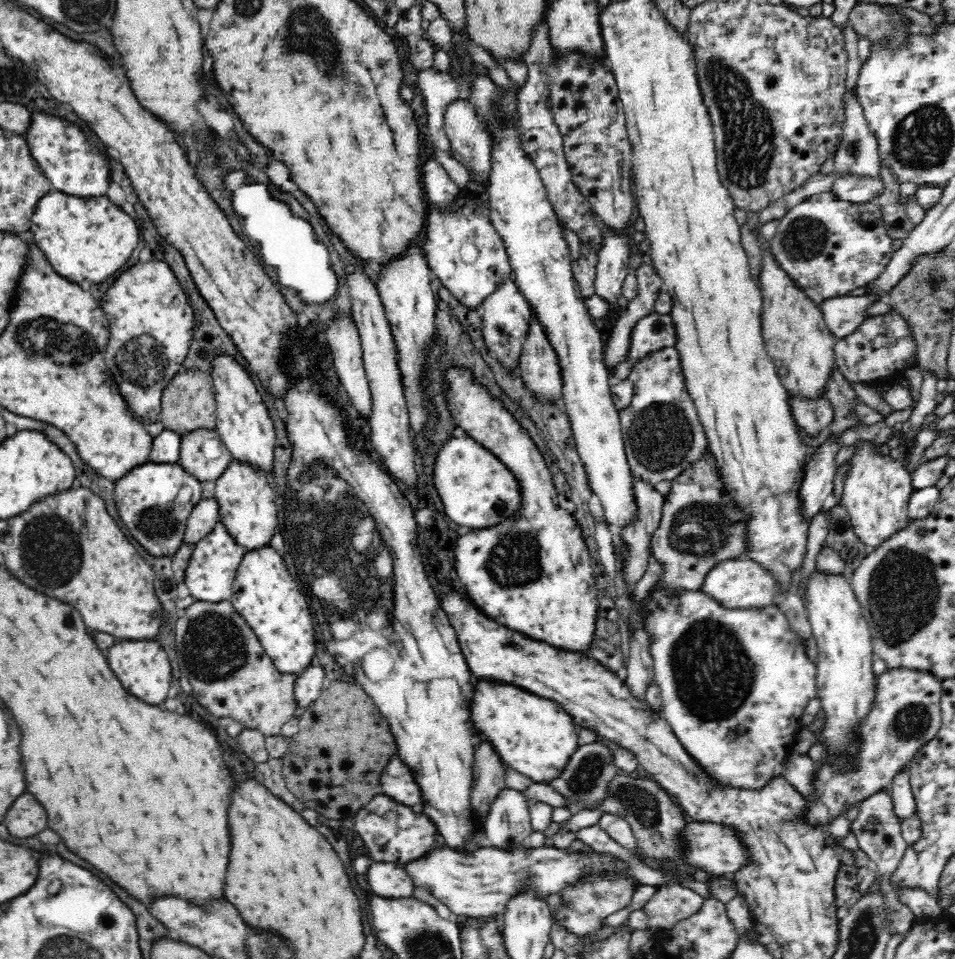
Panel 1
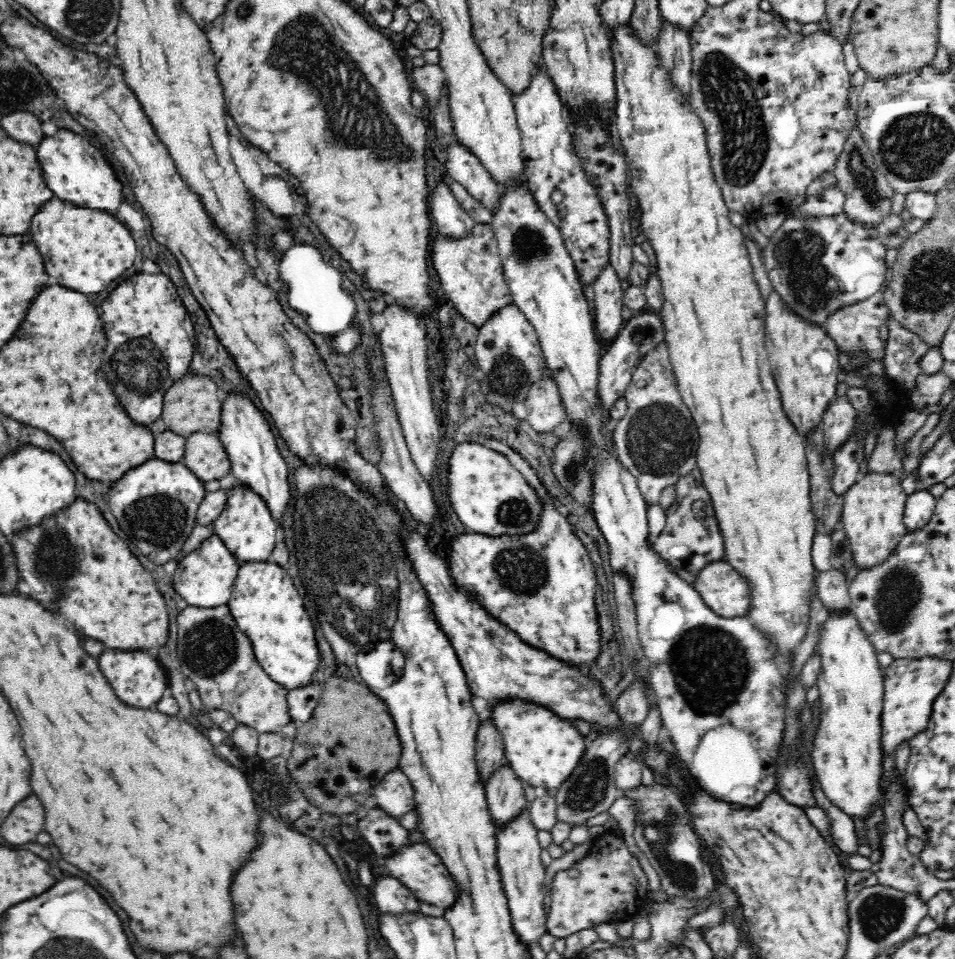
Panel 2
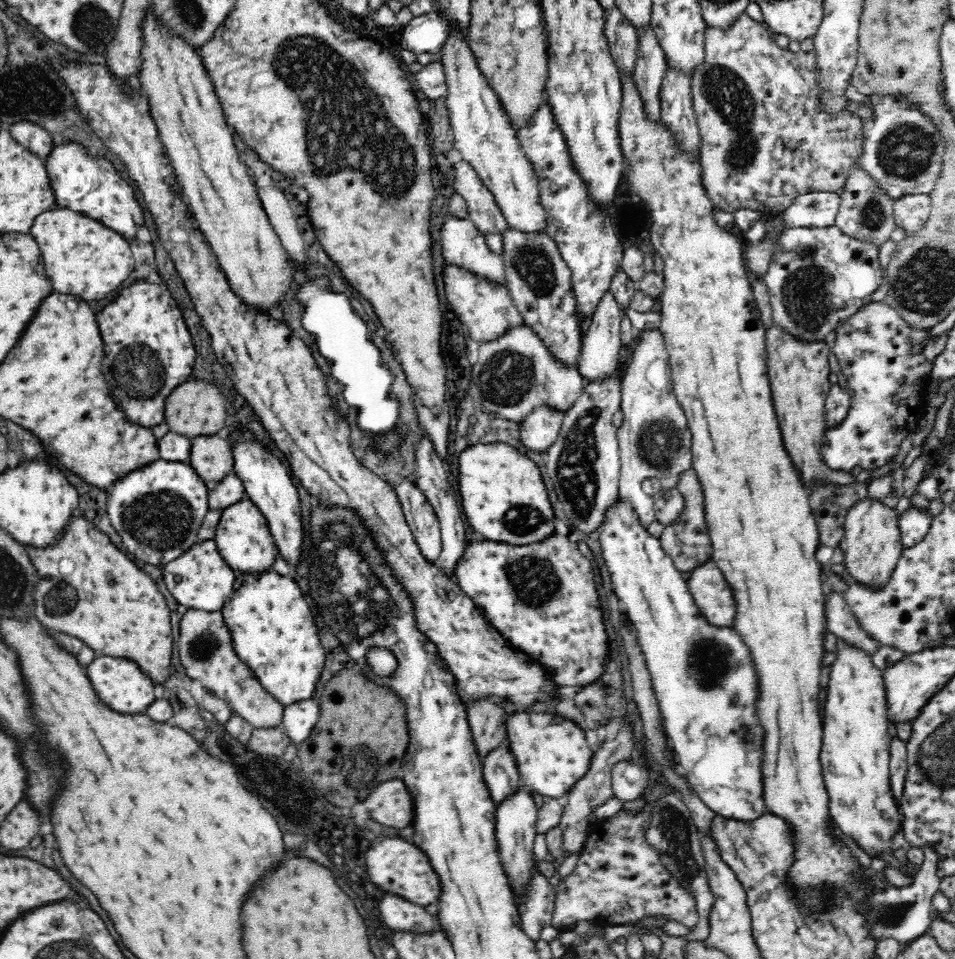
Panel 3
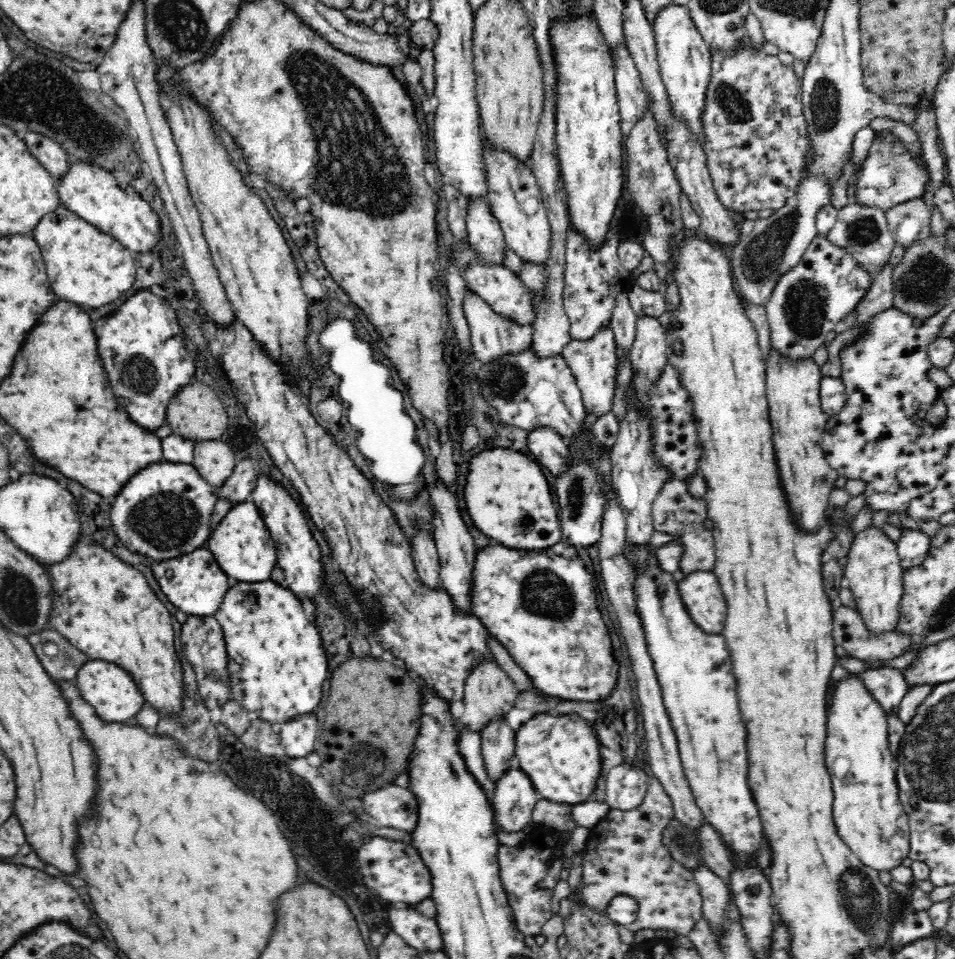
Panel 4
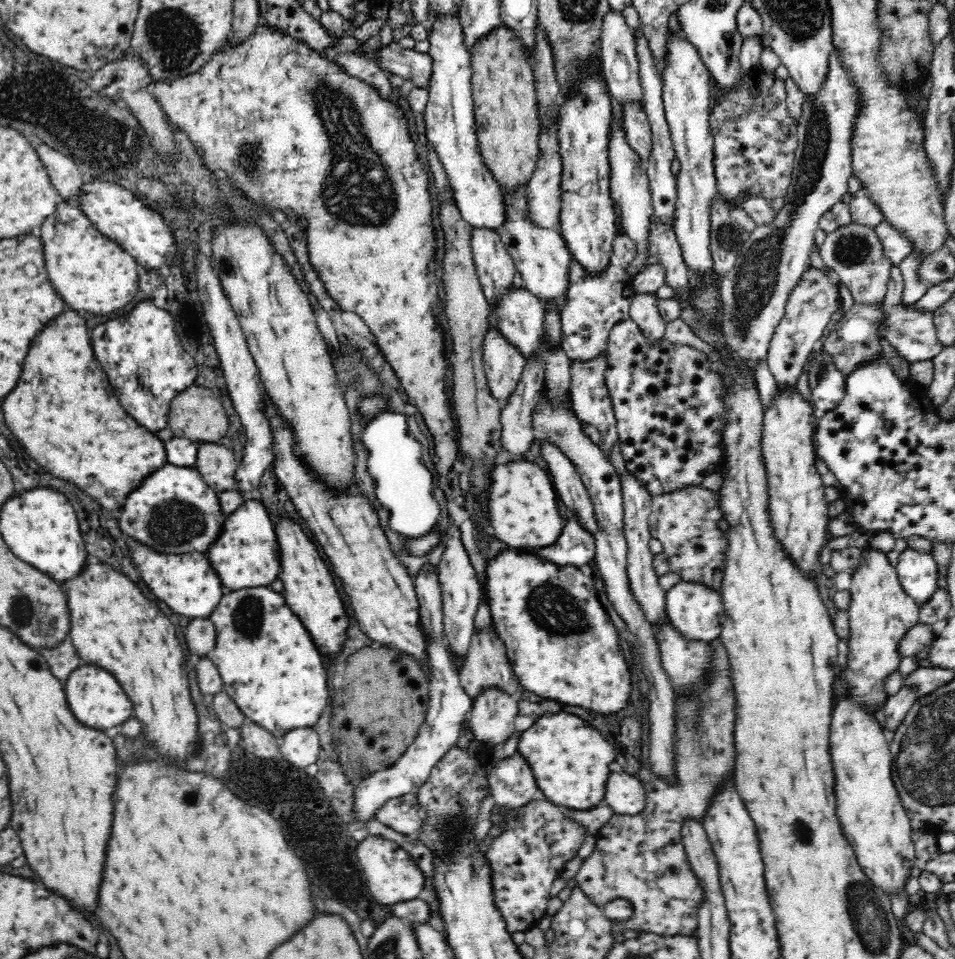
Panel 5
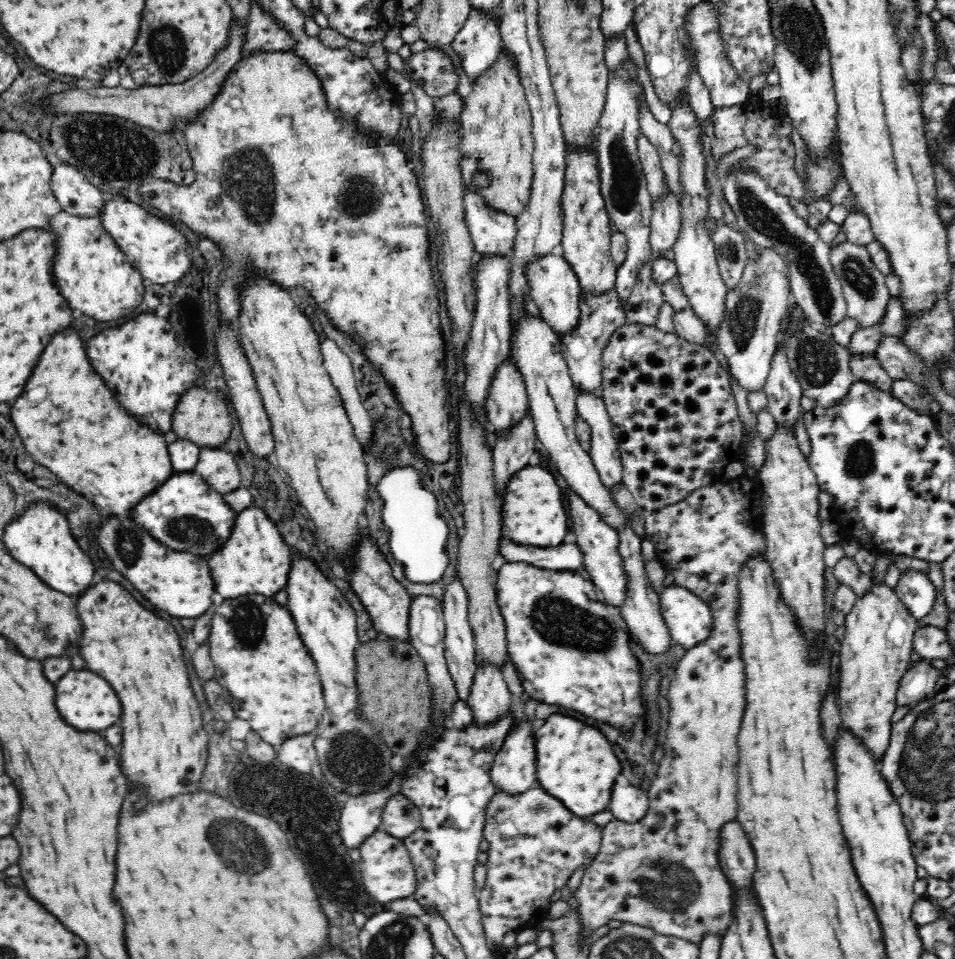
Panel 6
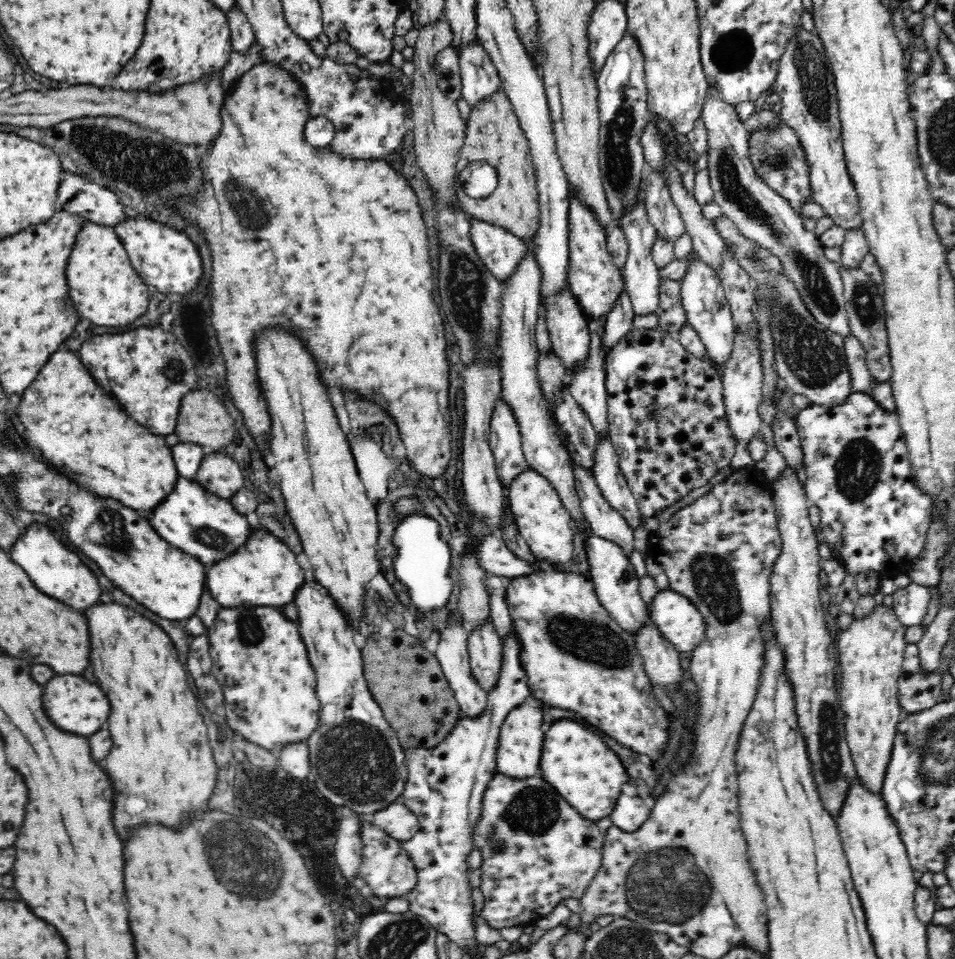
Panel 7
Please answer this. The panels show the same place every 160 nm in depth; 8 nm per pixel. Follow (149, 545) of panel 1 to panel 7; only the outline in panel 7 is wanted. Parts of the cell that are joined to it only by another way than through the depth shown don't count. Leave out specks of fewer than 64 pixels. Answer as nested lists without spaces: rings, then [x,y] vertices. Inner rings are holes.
[[[186,478],[176,482],[176,490],[152,512],[150,522],[166,542],[200,558],[202,564],[214,564],[228,558],[248,542],[253,531],[246,516],[229,500],[208,494],[200,484]]]

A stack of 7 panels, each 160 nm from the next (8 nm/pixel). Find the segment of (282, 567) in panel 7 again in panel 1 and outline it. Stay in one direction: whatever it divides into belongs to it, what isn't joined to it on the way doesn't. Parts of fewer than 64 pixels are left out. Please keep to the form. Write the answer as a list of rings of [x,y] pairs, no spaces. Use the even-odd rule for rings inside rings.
[[[232,461],[216,481],[214,497],[218,501],[220,521],[228,535],[248,551],[269,546],[274,533],[278,532],[275,490],[266,479],[266,473],[254,469],[248,463]]]

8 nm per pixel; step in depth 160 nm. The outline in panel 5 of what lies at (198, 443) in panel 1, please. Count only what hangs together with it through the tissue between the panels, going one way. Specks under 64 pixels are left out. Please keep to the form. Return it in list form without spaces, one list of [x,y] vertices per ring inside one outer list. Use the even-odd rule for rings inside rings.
[[[202,444],[198,448],[196,470],[215,491],[232,491],[238,488],[236,468],[238,462],[232,450],[220,444]]]

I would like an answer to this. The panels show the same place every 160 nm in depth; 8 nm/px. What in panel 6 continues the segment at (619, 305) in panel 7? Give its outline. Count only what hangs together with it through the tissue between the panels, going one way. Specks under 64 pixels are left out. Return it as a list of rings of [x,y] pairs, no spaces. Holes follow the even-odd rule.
[[[628,55],[628,58],[624,58],[614,70],[608,68],[605,104],[597,126],[597,142],[594,146],[598,157],[600,190],[608,217],[618,231],[628,238],[628,255],[619,266],[614,289],[622,309],[626,309],[628,297],[636,285],[640,268],[646,260],[653,258],[649,244],[653,203],[646,189],[646,177],[637,151],[637,140],[641,135],[639,110],[642,103],[644,103],[643,85],[638,81],[636,63]]]

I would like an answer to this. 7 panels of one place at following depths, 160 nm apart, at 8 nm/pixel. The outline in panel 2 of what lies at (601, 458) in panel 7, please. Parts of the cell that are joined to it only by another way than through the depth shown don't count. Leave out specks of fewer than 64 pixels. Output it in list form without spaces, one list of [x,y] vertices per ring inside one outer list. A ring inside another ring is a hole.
[[[612,266],[600,274],[593,284],[594,326],[604,350],[618,337],[626,323],[622,319],[622,284]]]

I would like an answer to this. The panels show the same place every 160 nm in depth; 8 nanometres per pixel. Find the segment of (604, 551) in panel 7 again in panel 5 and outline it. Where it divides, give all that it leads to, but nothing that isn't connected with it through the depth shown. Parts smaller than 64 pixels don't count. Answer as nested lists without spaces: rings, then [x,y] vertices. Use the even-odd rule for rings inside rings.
[[[547,442],[541,447],[541,454],[548,462],[547,470],[553,479],[557,496],[568,510],[576,513],[582,529],[595,538],[595,534],[601,528],[595,517],[592,499],[575,464],[552,443]]]

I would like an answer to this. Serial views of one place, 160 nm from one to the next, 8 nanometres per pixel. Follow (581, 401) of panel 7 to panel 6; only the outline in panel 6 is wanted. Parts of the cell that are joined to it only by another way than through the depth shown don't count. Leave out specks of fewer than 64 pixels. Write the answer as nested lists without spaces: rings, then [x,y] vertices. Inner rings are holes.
[[[614,289],[600,296],[581,291],[580,312],[578,326],[568,333],[568,336],[561,338],[562,353],[568,365],[570,378],[576,383],[577,394],[592,393],[600,397],[603,381],[603,352],[612,338],[612,333],[622,325],[628,324],[628,320]]]

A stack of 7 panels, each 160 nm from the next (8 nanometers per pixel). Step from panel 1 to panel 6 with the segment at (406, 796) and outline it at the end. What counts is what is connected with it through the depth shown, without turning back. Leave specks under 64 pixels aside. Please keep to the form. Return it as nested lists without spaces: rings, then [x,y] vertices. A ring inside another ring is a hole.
[[[402,793],[391,795],[386,800],[380,816],[380,825],[385,832],[402,840],[409,837],[421,822],[420,809]]]

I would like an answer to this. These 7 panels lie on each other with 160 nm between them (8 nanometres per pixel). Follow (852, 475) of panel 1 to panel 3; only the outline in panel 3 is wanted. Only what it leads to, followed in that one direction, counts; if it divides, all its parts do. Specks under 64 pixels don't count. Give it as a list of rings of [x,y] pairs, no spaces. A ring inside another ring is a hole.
[[[866,496],[849,510],[844,528],[845,563],[848,573],[854,577],[854,582],[868,589],[884,588],[893,575],[903,551],[895,509],[890,509],[884,506],[882,501],[871,500]]]

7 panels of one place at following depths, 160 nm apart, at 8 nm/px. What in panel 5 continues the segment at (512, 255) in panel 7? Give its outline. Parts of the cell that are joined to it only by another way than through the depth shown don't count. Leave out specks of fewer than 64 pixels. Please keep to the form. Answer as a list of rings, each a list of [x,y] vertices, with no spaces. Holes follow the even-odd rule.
[[[440,17],[429,31],[429,55],[433,60],[432,76],[421,123],[427,140],[438,153],[458,206],[462,219],[474,230],[492,230],[500,234],[506,222],[506,206],[500,185],[482,161],[474,126],[472,102],[471,54],[464,45],[462,25],[459,17]]]

